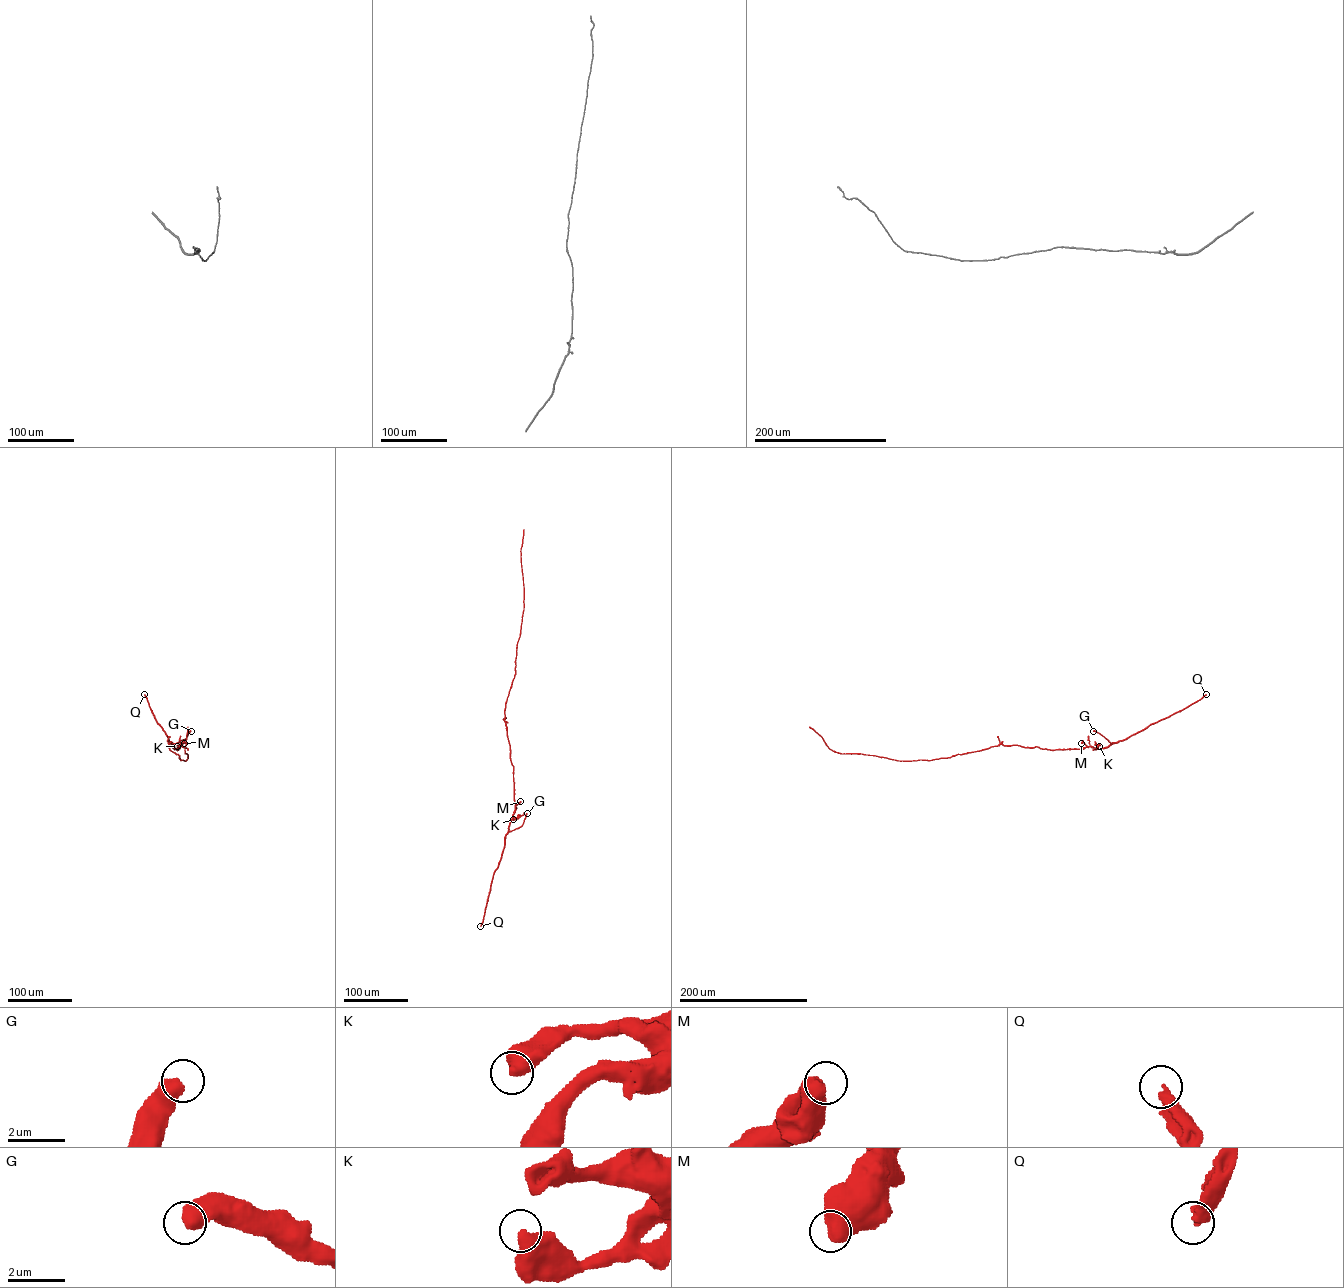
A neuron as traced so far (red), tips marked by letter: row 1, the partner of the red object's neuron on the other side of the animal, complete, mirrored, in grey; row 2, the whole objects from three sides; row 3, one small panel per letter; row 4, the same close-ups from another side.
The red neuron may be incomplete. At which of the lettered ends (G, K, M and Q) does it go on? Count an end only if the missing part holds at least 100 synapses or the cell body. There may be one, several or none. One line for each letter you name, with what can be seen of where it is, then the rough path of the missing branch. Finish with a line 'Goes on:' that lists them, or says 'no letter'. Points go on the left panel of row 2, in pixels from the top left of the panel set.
Goes on: no letter

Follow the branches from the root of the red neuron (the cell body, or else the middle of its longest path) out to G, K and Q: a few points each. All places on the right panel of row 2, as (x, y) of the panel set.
G: (1011, 745), (1049, 750), (1088, 746), (1096, 749), (1111, 743), (1093, 731)
K: (1011, 745), (1049, 750), (1088, 746), (1096, 749), (1099, 746)
Q: (1011, 745), (1049, 750), (1101, 749), (1126, 739), (1206, 694)

